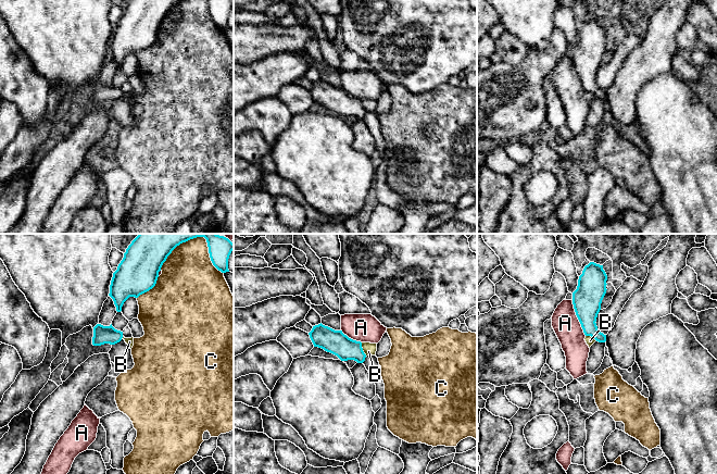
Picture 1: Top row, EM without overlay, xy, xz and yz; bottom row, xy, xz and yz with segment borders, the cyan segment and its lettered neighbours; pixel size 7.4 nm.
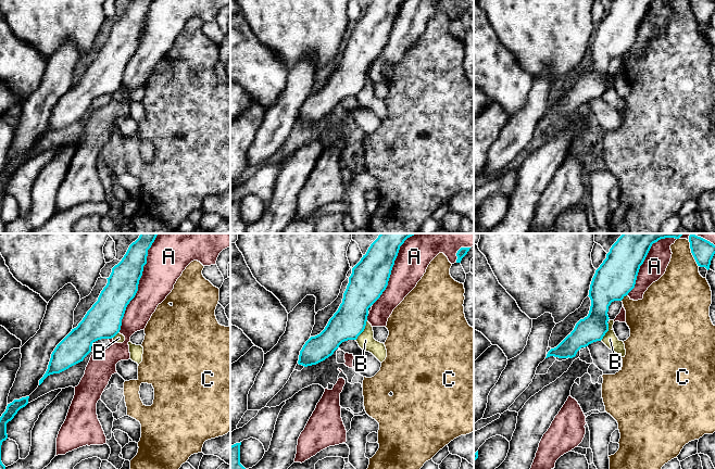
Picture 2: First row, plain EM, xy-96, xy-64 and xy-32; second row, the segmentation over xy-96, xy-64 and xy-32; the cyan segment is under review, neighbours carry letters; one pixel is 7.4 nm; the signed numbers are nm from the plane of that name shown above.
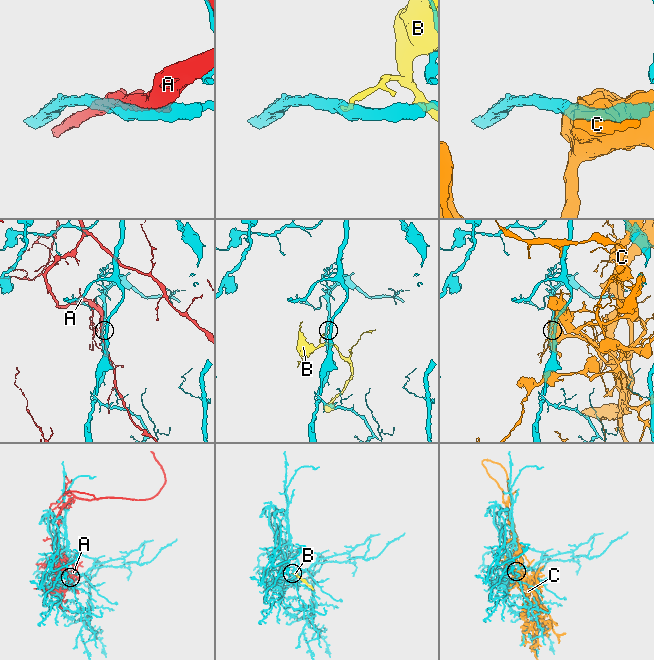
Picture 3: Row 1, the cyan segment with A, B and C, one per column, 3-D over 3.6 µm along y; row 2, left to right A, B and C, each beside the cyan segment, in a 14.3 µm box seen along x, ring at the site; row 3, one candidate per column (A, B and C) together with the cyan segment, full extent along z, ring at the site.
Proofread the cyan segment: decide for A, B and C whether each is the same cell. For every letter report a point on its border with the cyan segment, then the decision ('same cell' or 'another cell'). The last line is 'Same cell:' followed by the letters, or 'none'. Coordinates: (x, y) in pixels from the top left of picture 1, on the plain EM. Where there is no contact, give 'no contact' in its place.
A: yz (577, 73) | another cell
B: xz (362, 105) | another cell
C: xy (211, 15) | another cell
Same cell: none

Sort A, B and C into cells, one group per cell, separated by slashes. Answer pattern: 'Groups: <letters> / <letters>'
Groups: A / B / C

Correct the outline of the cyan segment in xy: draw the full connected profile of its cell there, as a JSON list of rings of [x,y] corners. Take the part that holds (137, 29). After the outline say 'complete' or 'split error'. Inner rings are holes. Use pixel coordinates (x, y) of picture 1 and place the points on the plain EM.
[[[130,0],[113,29],[109,52],[121,68],[129,53],[138,54],[152,46],[159,28],[172,8],[180,0]]]; complete

